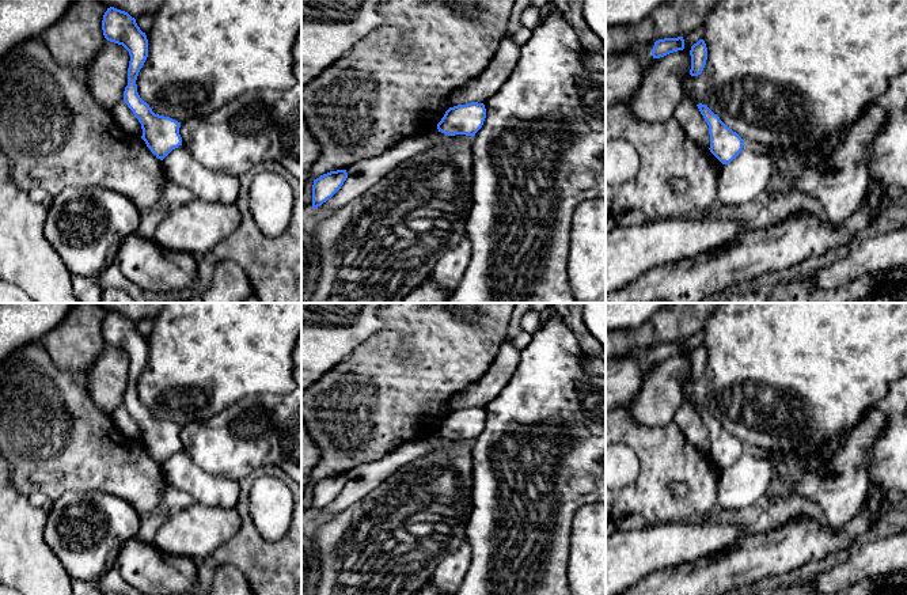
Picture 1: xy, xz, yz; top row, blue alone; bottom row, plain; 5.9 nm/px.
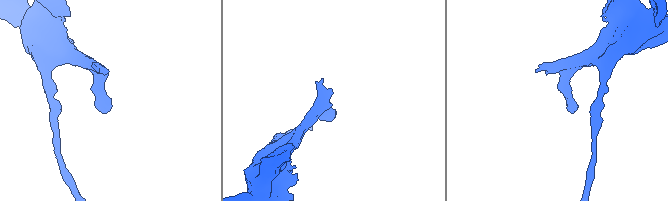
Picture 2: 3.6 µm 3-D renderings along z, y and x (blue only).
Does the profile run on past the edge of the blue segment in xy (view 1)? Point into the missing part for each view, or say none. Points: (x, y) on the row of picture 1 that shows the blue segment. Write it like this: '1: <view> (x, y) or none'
1: none

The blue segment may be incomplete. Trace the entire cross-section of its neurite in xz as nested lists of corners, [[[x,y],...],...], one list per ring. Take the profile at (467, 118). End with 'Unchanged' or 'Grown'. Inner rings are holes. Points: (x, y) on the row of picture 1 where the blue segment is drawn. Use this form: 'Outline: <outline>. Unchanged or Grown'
Outline: [[[471,102],[449,107],[441,121],[437,124],[439,132],[455,136],[466,134],[475,136],[482,128],[486,118],[486,109],[483,103]]]. Unchanged

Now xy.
Outline: [[[114,7],[107,8],[105,12],[102,30],[107,41],[122,45],[129,52],[130,61],[124,102],[141,124],[141,139],[147,147],[158,159],[163,160],[172,149],[182,145],[181,122],[155,114],[137,92],[136,80],[148,57],[147,35],[140,30],[134,18]]]. Unchanged

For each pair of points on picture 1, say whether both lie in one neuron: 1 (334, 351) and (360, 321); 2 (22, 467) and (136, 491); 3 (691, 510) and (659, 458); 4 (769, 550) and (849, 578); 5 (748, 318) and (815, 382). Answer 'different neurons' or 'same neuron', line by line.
1: same neuron
2: same neuron
3: same neuron
4: different neurons
5: same neuron

